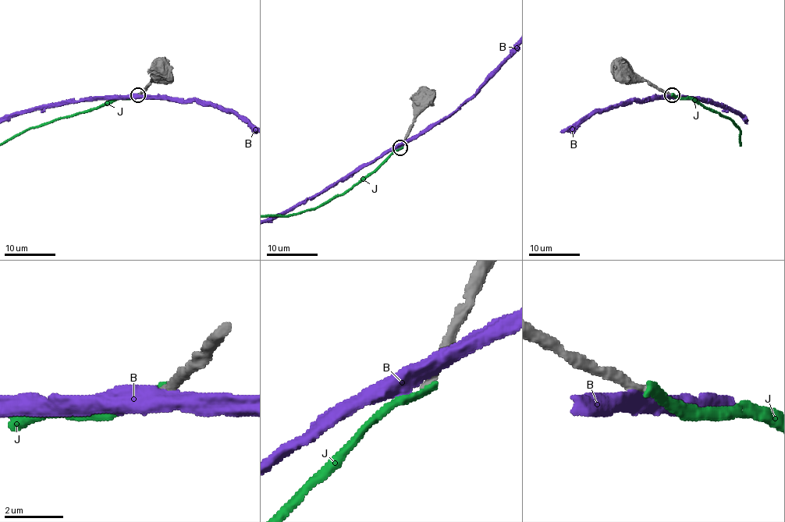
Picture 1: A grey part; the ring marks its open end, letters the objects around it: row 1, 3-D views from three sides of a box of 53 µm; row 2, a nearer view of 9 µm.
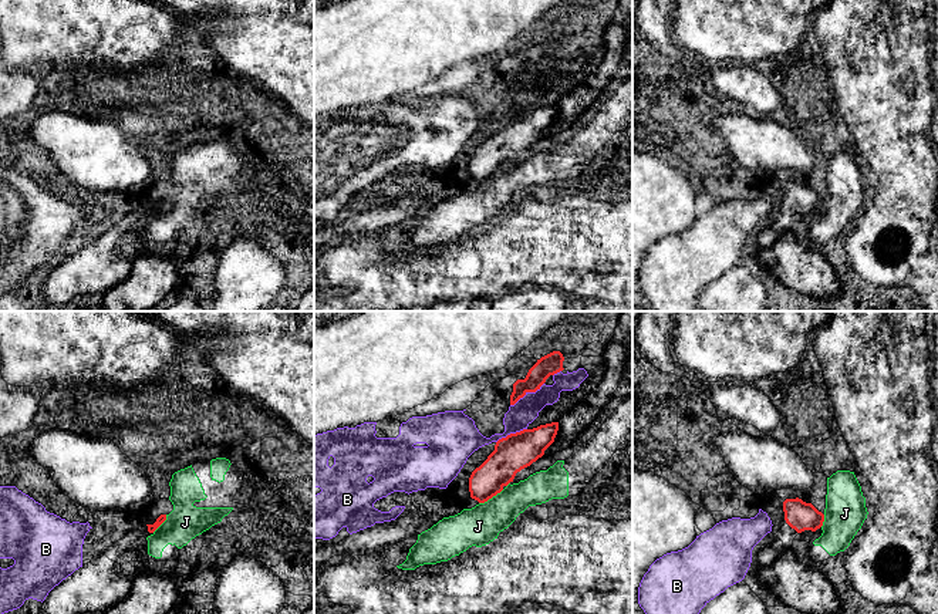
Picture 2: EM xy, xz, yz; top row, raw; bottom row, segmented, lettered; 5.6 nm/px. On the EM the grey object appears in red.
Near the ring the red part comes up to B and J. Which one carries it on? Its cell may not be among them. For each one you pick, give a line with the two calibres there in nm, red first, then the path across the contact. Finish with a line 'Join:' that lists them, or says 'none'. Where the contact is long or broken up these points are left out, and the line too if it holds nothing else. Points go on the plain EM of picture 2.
Join: none

